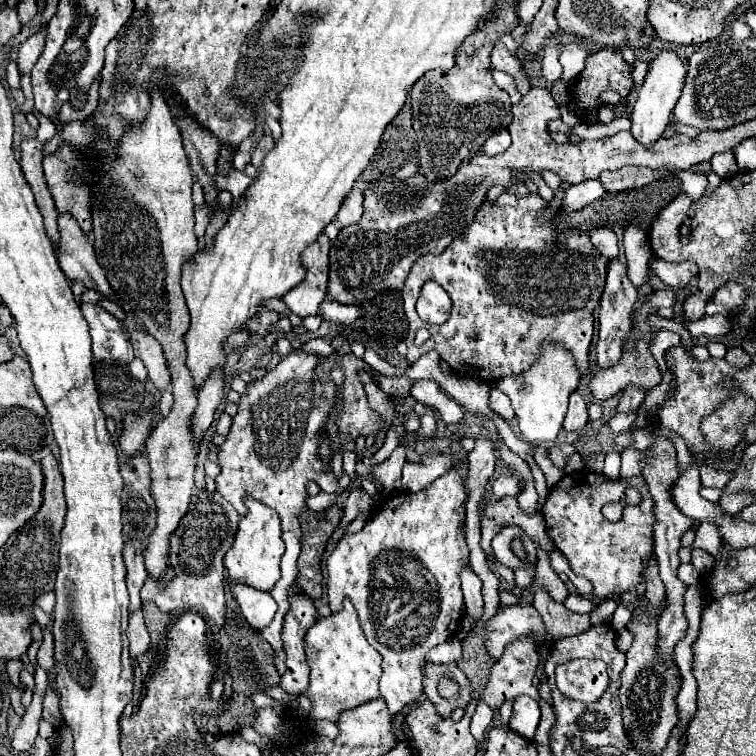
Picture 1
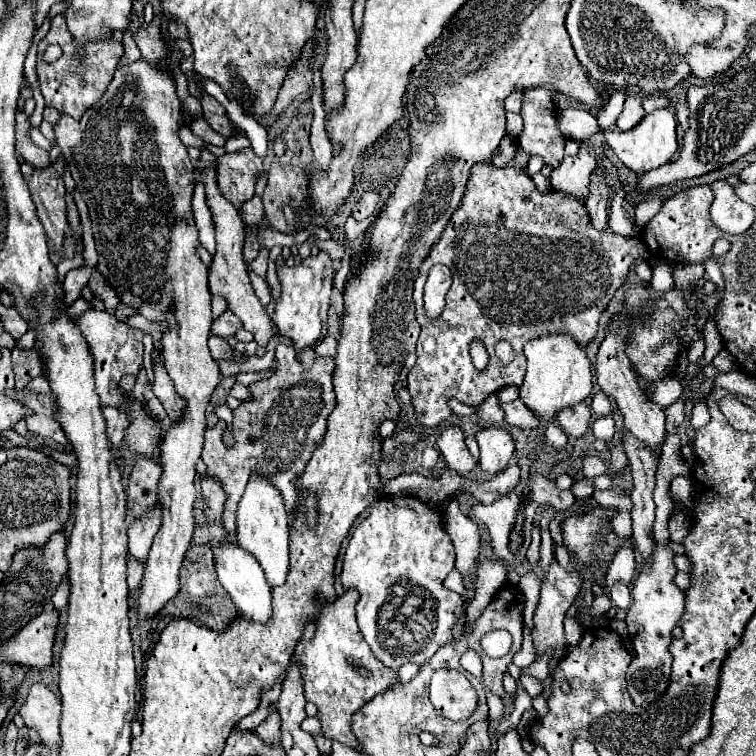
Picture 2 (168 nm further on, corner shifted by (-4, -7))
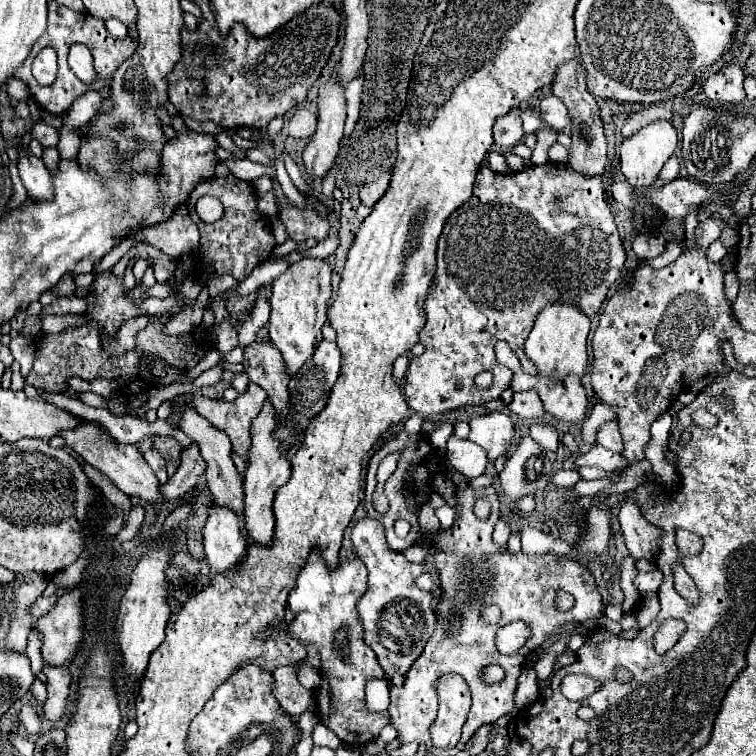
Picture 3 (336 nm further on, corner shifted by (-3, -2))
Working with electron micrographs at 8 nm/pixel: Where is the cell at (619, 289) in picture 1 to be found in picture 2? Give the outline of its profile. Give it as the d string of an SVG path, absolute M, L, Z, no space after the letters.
M615 319L609 335L603 339L597 353L595 371L597 371L597 385L607 397L615 399L619 411L623 413L627 431L631 431L647 447L657 447L665 437L665 411L653 401L647 401L635 381L635 373L625 355L625 321L623 319Z

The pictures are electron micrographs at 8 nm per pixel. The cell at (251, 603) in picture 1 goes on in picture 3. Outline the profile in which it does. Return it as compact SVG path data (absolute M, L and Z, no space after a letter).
M214 506L202 534L212 576L238 568L246 558L248 540L242 536L238 516L230 508Z

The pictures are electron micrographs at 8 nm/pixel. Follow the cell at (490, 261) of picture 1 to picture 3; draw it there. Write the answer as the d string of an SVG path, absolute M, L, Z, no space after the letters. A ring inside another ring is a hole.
M486 164L480 166L478 174L476 174L476 182L474 182L474 196L462 204L456 212L452 212L452 216L446 220L444 230L438 238L438 254L436 254L436 272L434 272L434 280L430 284L430 292L424 300L424 312L426 312L426 324L420 332L420 342L424 344L424 354L416 356L410 360L408 372L406 372L406 382L404 382L404 396L408 398L408 406L414 408L418 414L422 416L430 416L430 414L442 414L442 412L450 412L456 408L464 408L464 406L480 406L482 402L488 400L496 400L500 398L500 394L510 386L512 380L512 370L498 364L496 356L494 356L494 344L498 340L506 340L512 350L516 352L516 356L520 358L522 370L536 376L536 368L530 364L530 360L524 354L524 340L530 334L530 328L534 326L534 320L538 316L538 312L548 306L548 304L570 304L580 308L580 312L584 312L588 318L592 318L598 308L602 306L602 302L608 296L608 290L612 284L616 284L622 278L622 270L624 270L624 262L626 262L626 250L622 246L622 240L618 236L616 224L614 224L614 216L604 200L604 188L602 188L602 180L598 176L594 178L584 178L580 172L572 170L568 164L546 164L546 166L528 166L522 172L510 172L510 174L496 174L492 172ZM482 370L490 370L494 376L494 382L488 390L480 390L474 384L476 374L480 374Z

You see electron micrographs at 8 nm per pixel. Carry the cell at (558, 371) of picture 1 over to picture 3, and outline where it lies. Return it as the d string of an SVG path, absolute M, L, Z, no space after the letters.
M552 304L538 314L530 336L526 338L524 352L536 366L538 376L550 376L556 380L564 380L564 376L582 378L588 366L588 350L586 350L588 332L590 332L590 320L586 320L586 316L578 308Z

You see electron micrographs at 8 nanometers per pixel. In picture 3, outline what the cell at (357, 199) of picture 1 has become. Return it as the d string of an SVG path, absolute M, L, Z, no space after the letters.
M384 172L384 174L380 174L376 180L368 182L366 186L362 186L362 188L360 188L360 202L362 202L364 206L372 208L372 206L382 198L382 194L386 192L388 182L390 182L390 172Z

